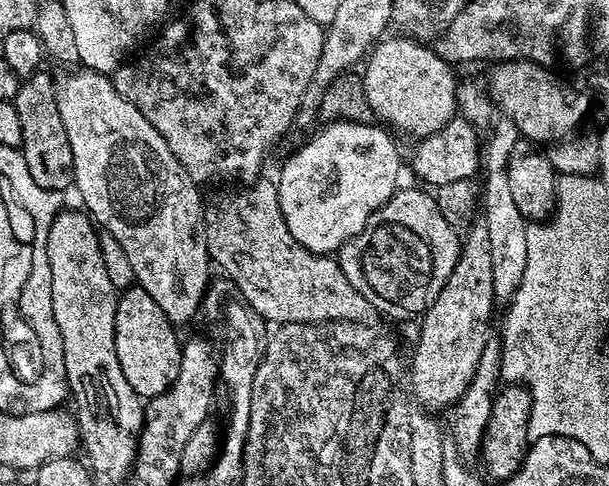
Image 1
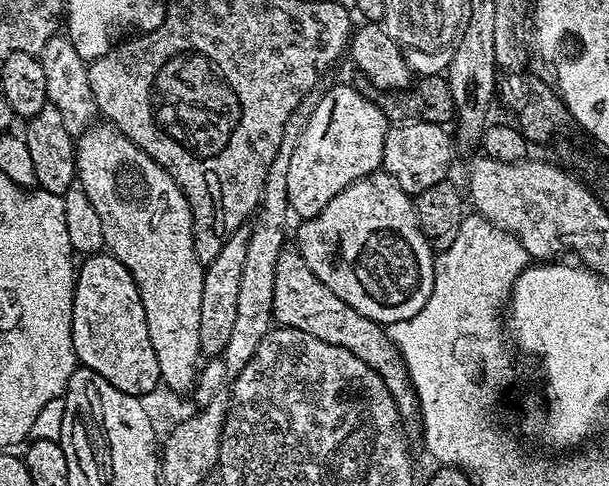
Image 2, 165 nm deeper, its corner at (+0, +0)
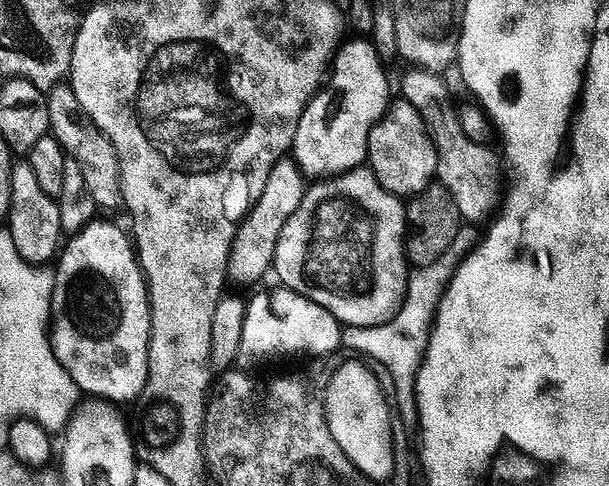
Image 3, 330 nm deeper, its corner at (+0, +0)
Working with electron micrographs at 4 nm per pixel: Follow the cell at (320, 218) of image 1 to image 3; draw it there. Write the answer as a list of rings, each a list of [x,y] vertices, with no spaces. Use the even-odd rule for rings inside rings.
[[[345,39],[336,49],[336,55],[332,57],[330,65],[330,75],[320,91],[306,106],[306,110],[298,122],[298,130],[294,134],[290,156],[308,178],[331,178],[339,176],[341,172],[349,172],[352,168],[361,167],[368,155],[370,130],[382,119],[384,111],[388,109],[390,103],[388,76],[384,73],[385,61],[381,60],[377,54],[371,39],[352,39],[356,40]]]

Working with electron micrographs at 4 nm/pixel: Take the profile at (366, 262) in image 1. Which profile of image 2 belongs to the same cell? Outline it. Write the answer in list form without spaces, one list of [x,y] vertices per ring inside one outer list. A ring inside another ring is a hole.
[[[377,170],[356,180],[330,198],[320,213],[307,217],[301,224],[304,225],[296,232],[294,248],[314,272],[314,277],[359,314],[387,326],[414,318],[414,314],[426,306],[426,298],[430,298],[434,286],[434,249],[422,234],[413,197],[400,189],[390,173]]]

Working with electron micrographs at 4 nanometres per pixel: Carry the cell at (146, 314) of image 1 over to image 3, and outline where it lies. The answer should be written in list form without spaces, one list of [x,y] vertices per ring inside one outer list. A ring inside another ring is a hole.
[[[93,219],[92,223],[82,230],[71,233],[59,249],[58,259],[54,264],[56,277],[52,291],[50,339],[58,362],[64,367],[66,374],[70,374],[81,393],[109,402],[132,402],[144,389],[148,377],[152,306],[146,277],[129,233],[127,236],[118,225],[100,219]]]

